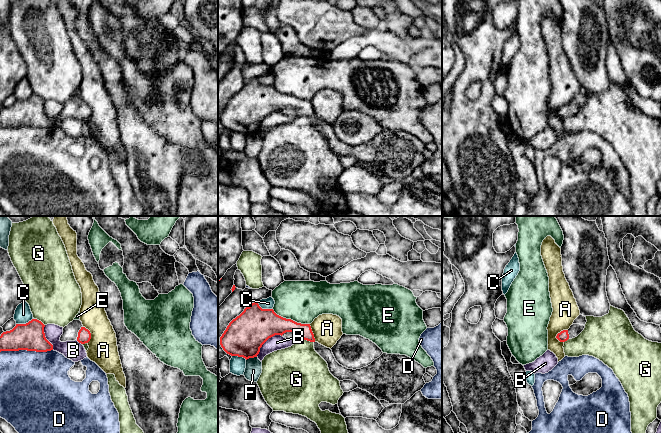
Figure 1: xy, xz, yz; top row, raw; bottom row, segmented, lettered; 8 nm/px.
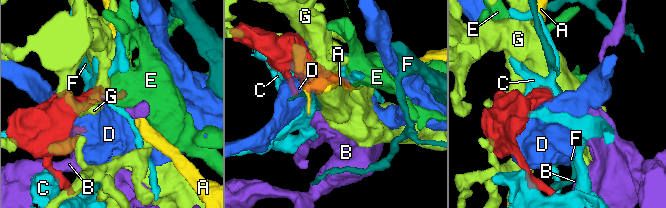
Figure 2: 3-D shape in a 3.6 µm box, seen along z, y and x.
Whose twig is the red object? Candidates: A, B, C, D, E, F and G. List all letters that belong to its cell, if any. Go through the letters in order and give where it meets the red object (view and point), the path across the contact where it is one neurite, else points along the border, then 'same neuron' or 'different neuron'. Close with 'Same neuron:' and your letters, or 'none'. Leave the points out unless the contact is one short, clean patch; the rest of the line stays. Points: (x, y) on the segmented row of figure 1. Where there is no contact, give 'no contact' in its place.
A: contact yz (558, 333); border yz (567, 329), (563, 329), (557, 334), (556, 337), (560, 342); different neuron
B: contact xz (266, 340); different neuron
C: contact xy (24, 324); different neuron
D: contact xy (26, 349); different neuron
E: contact xz (290, 319); border xz (272, 309), (283, 317), (309, 324); different neuron
F: contact xz (251, 357); border xz (256, 356), (249, 357), (246, 360); different neuron
G: contact xz (307, 340); different neuron
Same neuron: none

